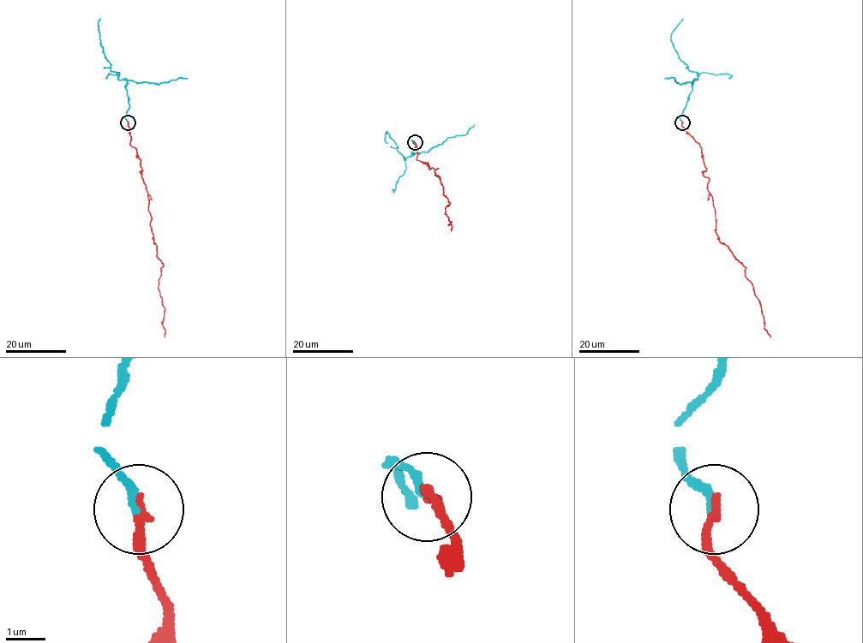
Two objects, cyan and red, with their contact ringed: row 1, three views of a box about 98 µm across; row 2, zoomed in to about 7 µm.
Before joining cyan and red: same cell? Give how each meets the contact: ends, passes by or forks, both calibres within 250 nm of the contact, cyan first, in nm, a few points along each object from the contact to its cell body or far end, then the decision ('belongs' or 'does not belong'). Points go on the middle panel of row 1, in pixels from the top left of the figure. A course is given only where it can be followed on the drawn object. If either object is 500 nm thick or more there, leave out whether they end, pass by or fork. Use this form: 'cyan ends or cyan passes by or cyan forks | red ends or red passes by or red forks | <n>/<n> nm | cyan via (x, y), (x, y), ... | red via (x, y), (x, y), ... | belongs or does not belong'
cyan ends | red ends | 190/260 nm | cyan via (414, 143), (412, 139), (416, 145), (413, 153), (406, 157), (386, 131), (387, 143) | red via (414, 143), (416, 159), (440, 178), (450, 204), (445, 213), (452, 221), (451, 231) | belongs

